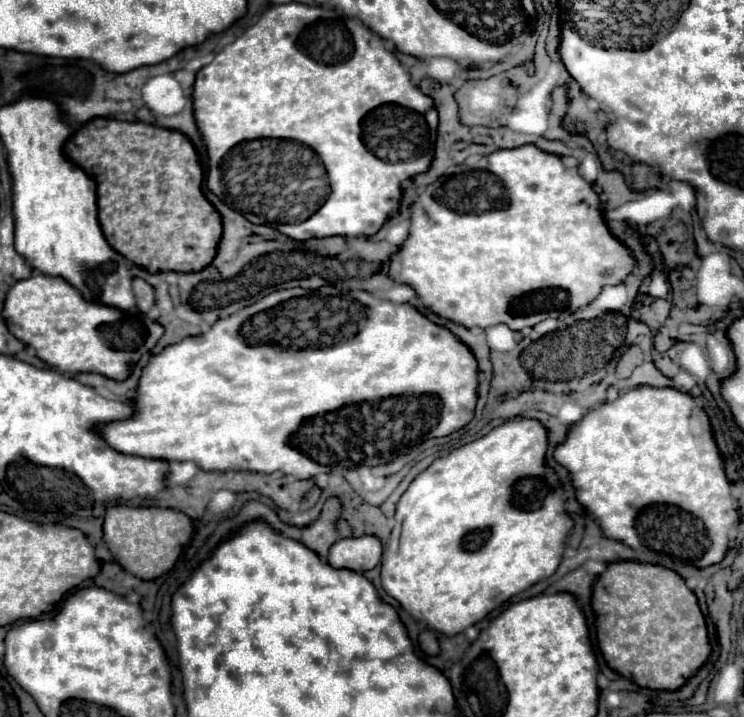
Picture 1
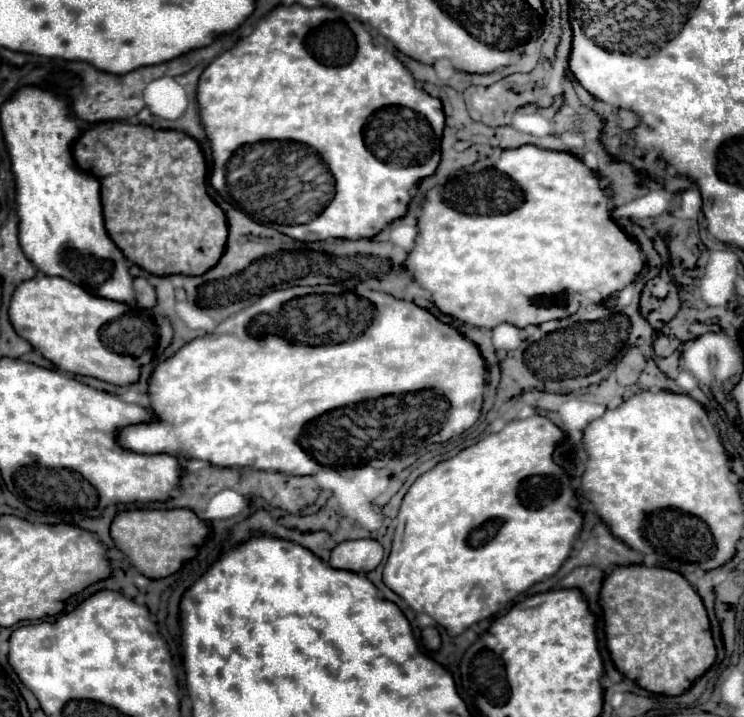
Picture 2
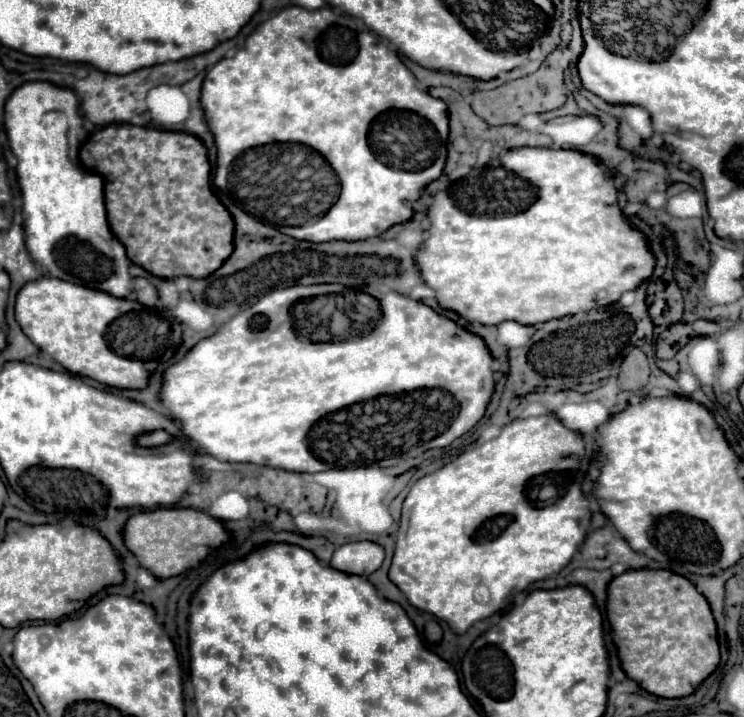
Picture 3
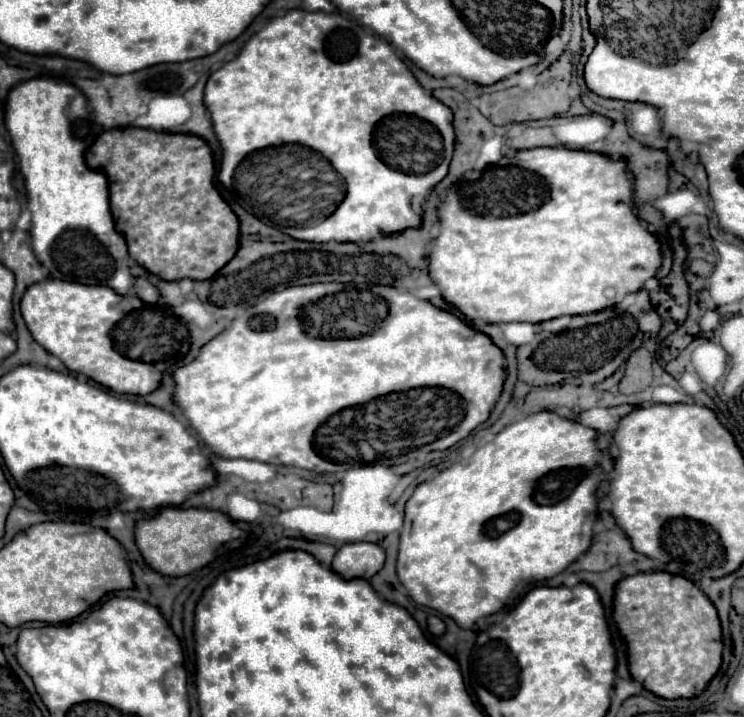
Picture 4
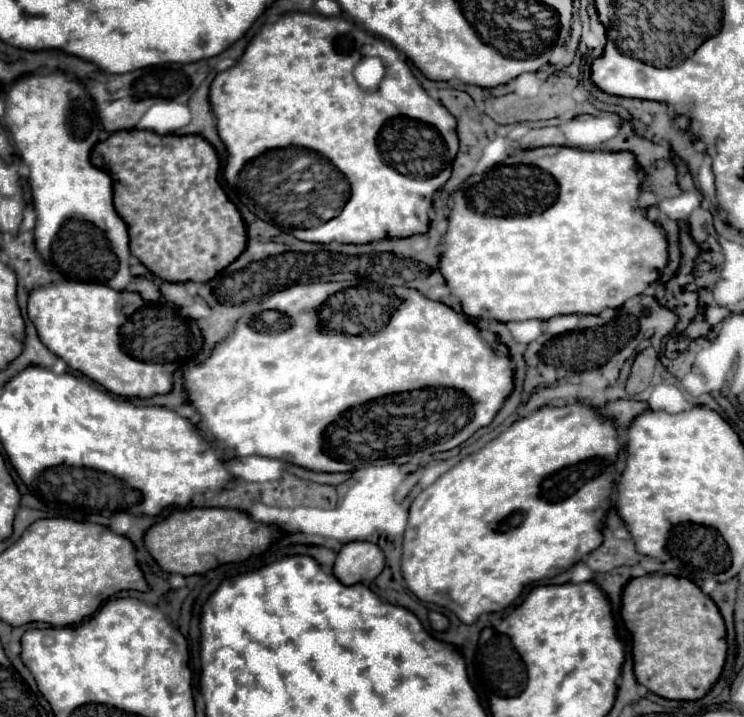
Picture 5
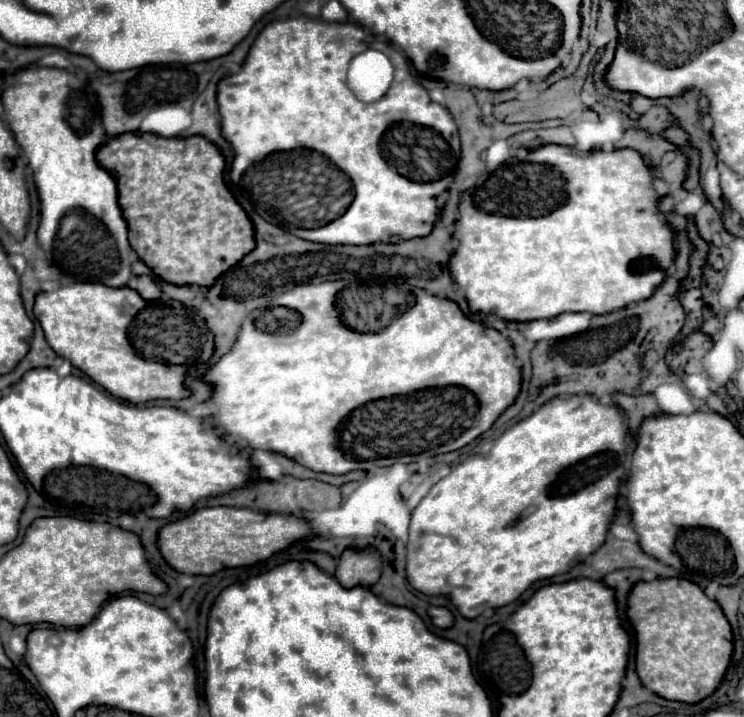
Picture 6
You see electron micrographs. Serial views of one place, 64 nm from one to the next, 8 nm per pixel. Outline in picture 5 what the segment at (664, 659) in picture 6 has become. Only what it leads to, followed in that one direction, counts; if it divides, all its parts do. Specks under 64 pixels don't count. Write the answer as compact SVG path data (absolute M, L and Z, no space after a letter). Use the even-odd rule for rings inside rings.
M670 574L632 578L622 590L620 616L624 620L626 630L632 634L632 658L636 680L644 684L650 692L668 700L698 700L718 680L724 668L728 648L726 626L712 598L702 594L702 590L694 582Z

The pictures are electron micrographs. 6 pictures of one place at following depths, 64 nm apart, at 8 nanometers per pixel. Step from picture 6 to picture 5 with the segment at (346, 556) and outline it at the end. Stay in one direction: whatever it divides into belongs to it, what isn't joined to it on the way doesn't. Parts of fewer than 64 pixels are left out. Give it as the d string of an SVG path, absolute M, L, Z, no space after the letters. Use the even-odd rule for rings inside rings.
M348 542L336 556L334 576L342 584L372 582L384 568L384 554L370 542Z

